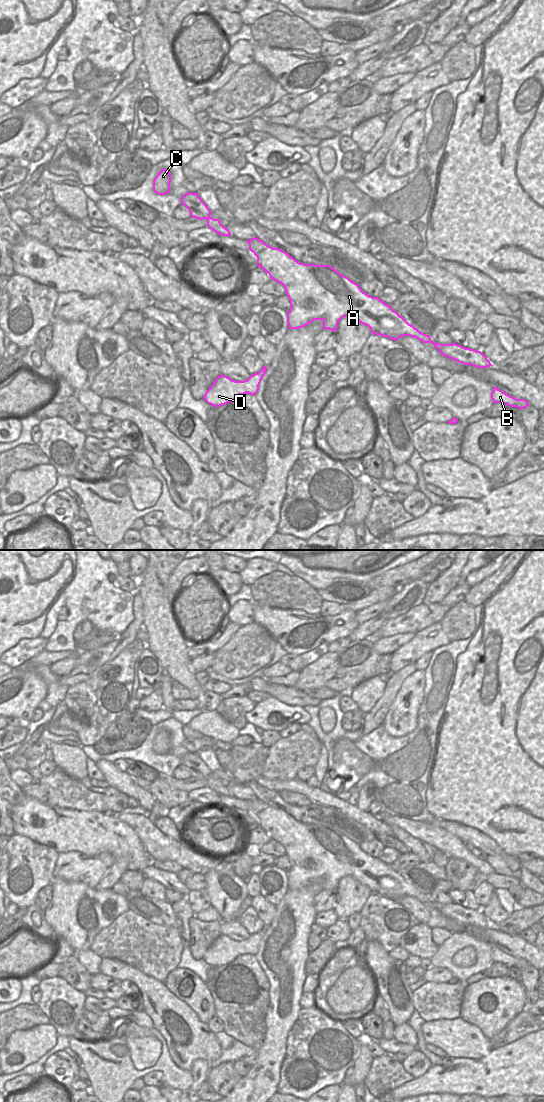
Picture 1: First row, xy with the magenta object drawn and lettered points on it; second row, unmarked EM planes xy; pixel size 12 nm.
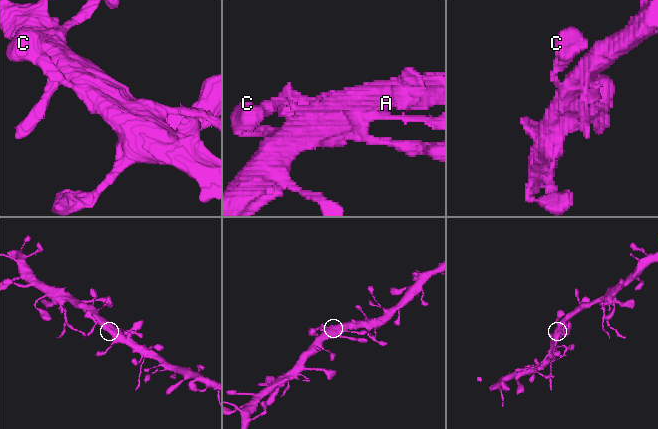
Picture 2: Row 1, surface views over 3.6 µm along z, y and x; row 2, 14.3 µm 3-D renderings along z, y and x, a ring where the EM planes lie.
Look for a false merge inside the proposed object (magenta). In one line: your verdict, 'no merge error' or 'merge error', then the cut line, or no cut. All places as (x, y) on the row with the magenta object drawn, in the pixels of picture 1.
no merge error; cut none

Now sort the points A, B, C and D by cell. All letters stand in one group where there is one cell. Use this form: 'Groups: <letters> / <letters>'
Groups: A B C D

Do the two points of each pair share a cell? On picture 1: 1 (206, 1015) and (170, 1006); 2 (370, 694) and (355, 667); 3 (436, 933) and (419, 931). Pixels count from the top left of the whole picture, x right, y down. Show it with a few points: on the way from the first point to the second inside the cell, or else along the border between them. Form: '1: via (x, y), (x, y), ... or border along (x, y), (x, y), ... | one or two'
1: border along (177, 997), (206, 1024) | two
2: border along (375, 675), (363, 680), (350, 689) | two
3: border along (430, 928), (430, 937), (437, 946) | two

